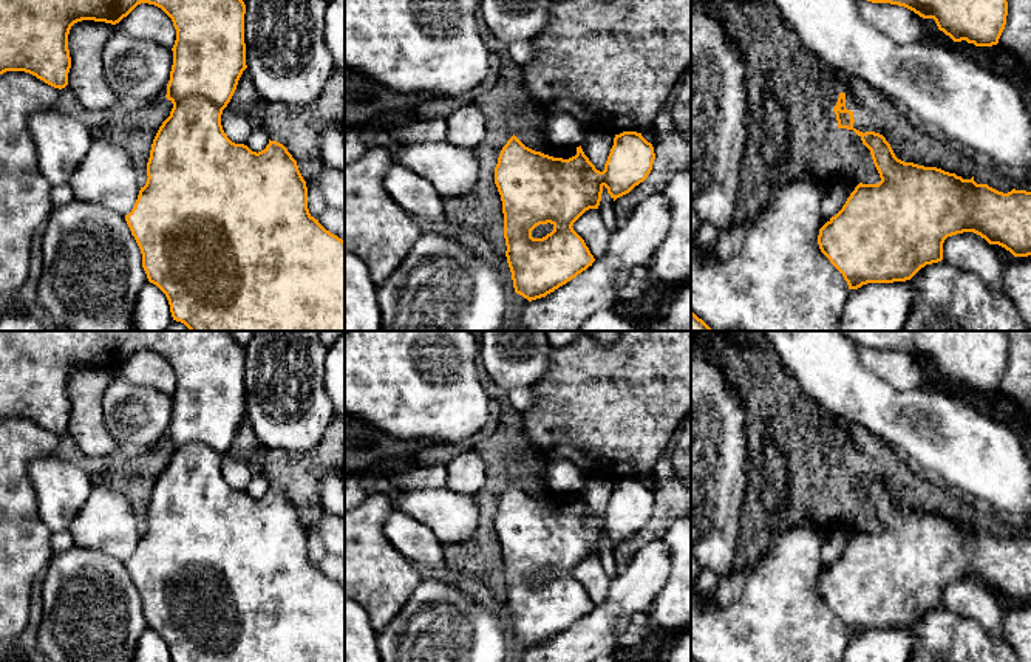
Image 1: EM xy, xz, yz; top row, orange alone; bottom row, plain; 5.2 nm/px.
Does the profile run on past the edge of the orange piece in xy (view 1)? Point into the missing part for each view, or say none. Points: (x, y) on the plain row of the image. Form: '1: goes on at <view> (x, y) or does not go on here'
1: does not go on here

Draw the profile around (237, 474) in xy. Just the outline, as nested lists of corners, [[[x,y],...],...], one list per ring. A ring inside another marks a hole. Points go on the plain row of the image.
[[[229,455],[223,456],[221,461],[221,472],[227,484],[235,490],[244,490],[249,486],[249,481],[252,479],[257,467],[243,462],[240,459],[235,459]]]

